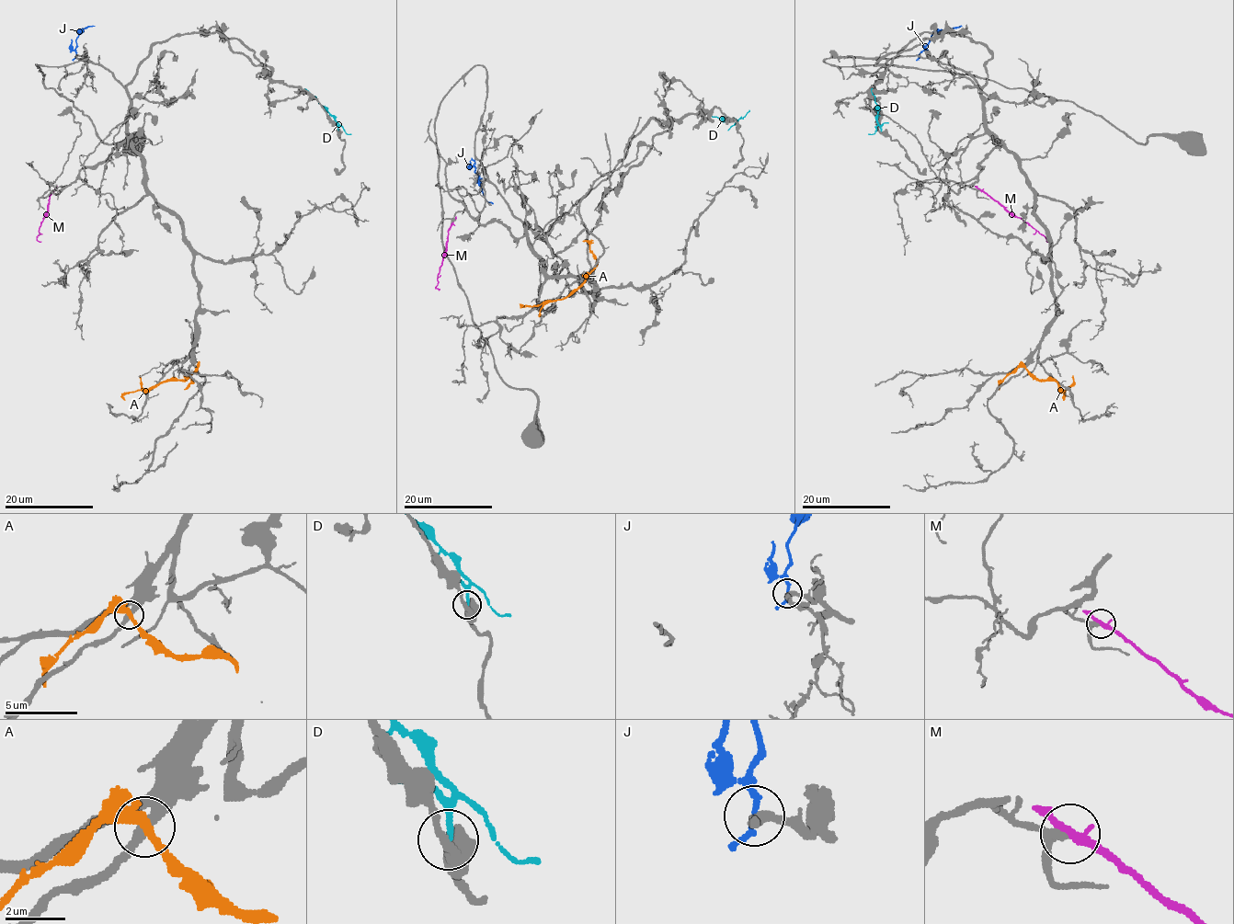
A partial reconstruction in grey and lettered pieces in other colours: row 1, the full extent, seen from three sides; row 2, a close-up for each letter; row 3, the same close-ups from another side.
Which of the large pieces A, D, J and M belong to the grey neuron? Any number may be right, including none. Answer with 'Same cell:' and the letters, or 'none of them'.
Same cell: J

